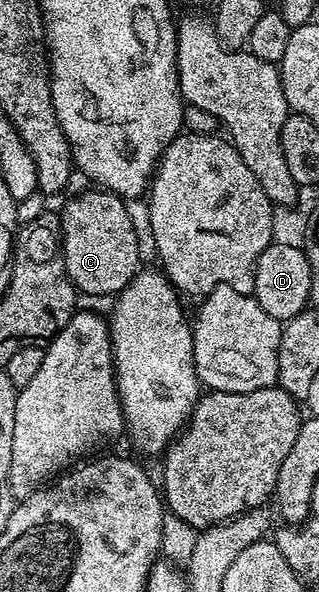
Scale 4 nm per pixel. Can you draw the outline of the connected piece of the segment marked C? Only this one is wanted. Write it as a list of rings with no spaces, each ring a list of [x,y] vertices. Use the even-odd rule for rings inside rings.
[[[93,190],[68,201],[60,211],[59,229],[66,276],[78,292],[114,296],[140,270],[139,239],[125,201],[114,193]]]

